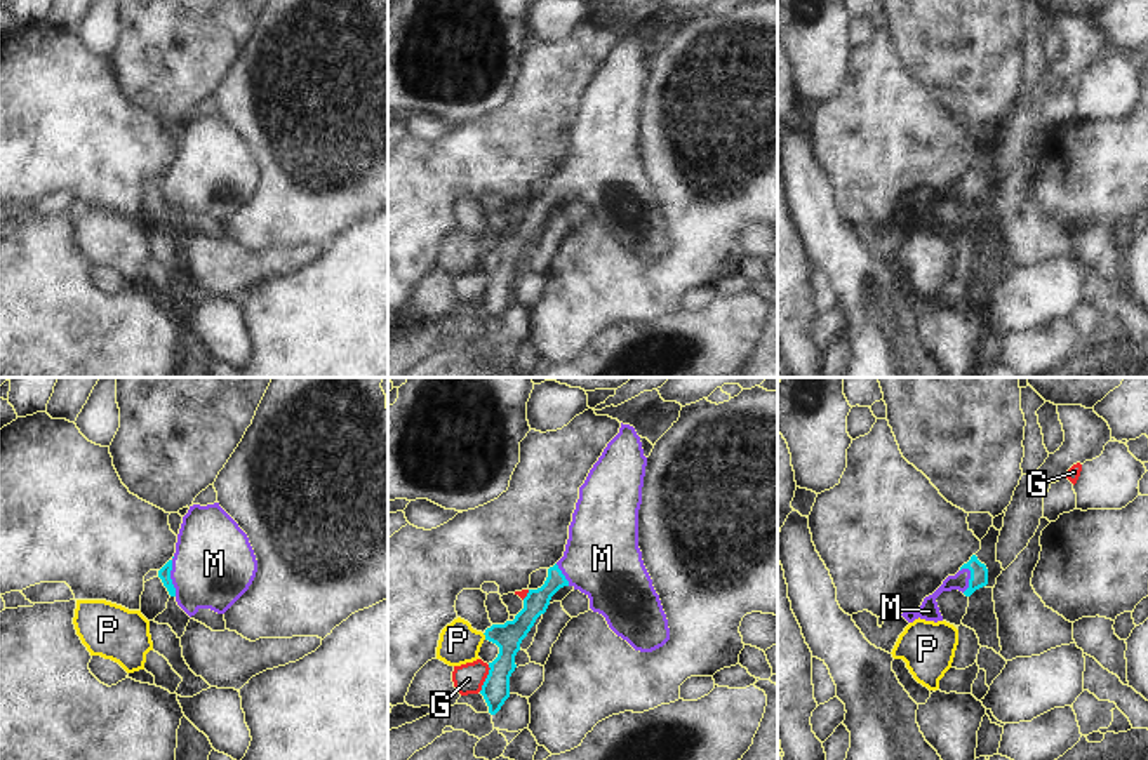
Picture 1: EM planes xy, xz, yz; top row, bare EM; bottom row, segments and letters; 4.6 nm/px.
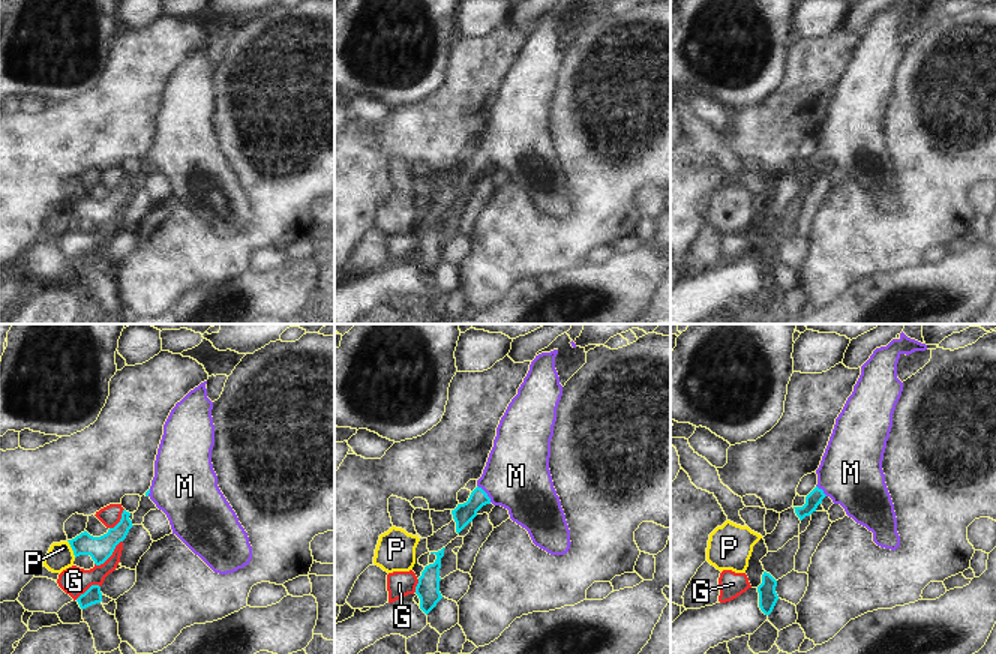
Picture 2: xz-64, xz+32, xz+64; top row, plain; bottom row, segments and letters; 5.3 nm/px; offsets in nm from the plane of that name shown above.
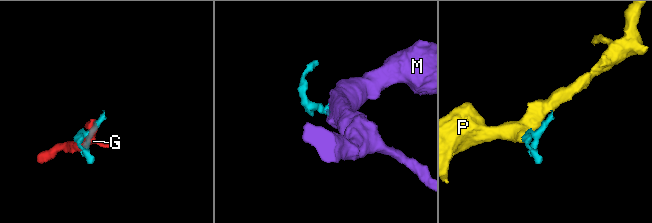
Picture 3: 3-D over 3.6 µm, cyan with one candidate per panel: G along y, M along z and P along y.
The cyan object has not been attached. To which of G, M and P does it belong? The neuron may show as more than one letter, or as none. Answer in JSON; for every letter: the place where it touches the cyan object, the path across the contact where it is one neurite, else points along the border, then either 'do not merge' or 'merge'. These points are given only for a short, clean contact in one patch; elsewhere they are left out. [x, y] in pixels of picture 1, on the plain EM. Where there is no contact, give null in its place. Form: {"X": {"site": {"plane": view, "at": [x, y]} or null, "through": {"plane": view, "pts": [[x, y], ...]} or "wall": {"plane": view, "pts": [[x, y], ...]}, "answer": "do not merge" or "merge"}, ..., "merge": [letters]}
{"G": {"site": {"plane": "xz", "at": [486, 289]}, "answer": "do not merge"}, "M": {"site": {"plane": "xy", "at": [169, 186]}, "through": {"plane": "xy", "pts": [[164, 183], [169, 186], [199, 186], [214, 174]]}, "answer": "merge"}, "P": {"site": {"plane": "xz", "at": [486, 247]}, "wall": {"plane": "xz", "pts": [[482, 244], [486, 249]]}, "answer": "do not merge"}, "merge": ["M"]}

